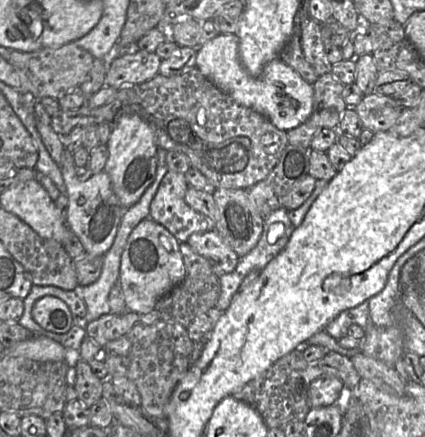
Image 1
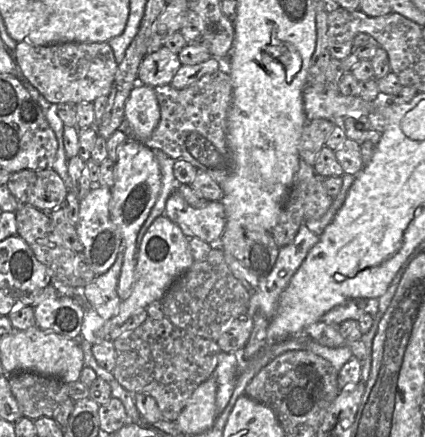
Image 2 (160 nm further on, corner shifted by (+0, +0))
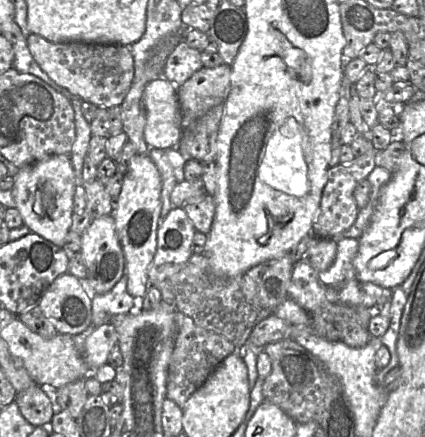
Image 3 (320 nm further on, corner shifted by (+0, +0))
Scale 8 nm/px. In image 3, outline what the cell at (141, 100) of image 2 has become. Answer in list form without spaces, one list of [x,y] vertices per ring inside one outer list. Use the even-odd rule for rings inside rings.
[[[161,77],[144,89],[146,125],[144,137],[150,148],[177,148],[182,136],[183,113],[177,97],[177,86]]]

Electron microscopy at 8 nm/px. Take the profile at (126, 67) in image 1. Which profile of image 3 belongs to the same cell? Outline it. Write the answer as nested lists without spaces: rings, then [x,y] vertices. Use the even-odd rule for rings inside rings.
[[[181,41],[168,56],[162,77],[180,86],[201,68],[201,51],[190,48]]]

